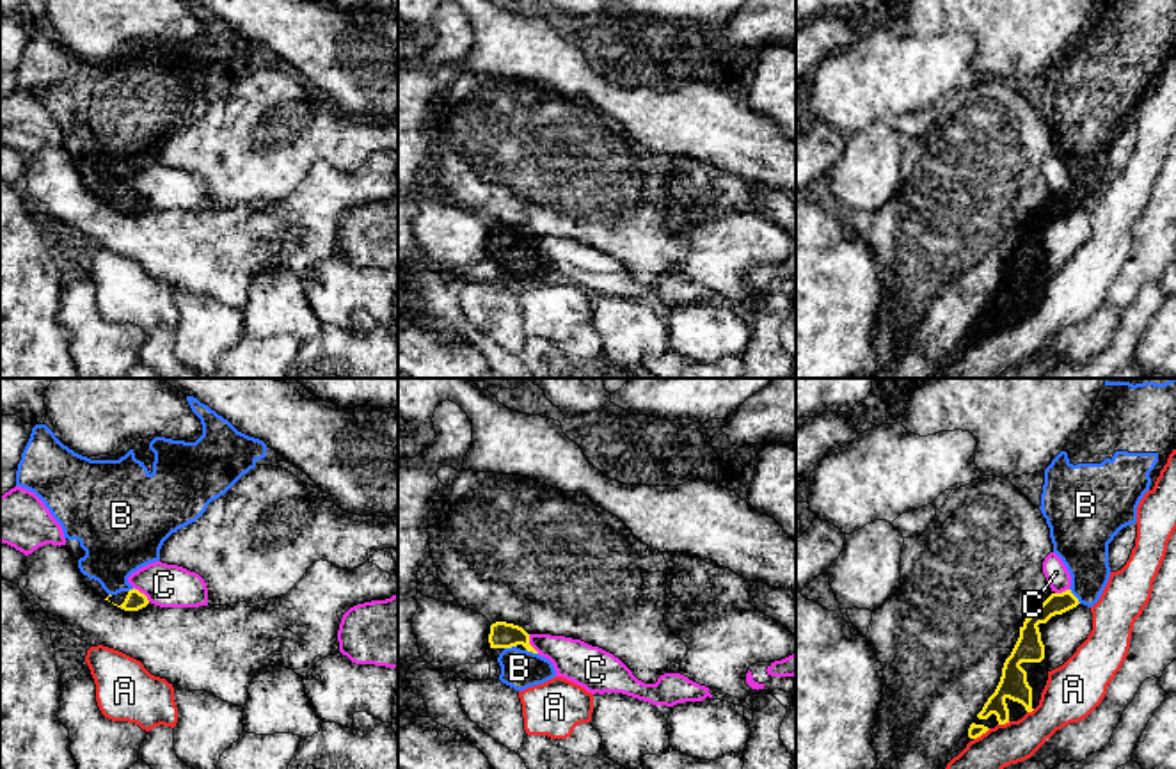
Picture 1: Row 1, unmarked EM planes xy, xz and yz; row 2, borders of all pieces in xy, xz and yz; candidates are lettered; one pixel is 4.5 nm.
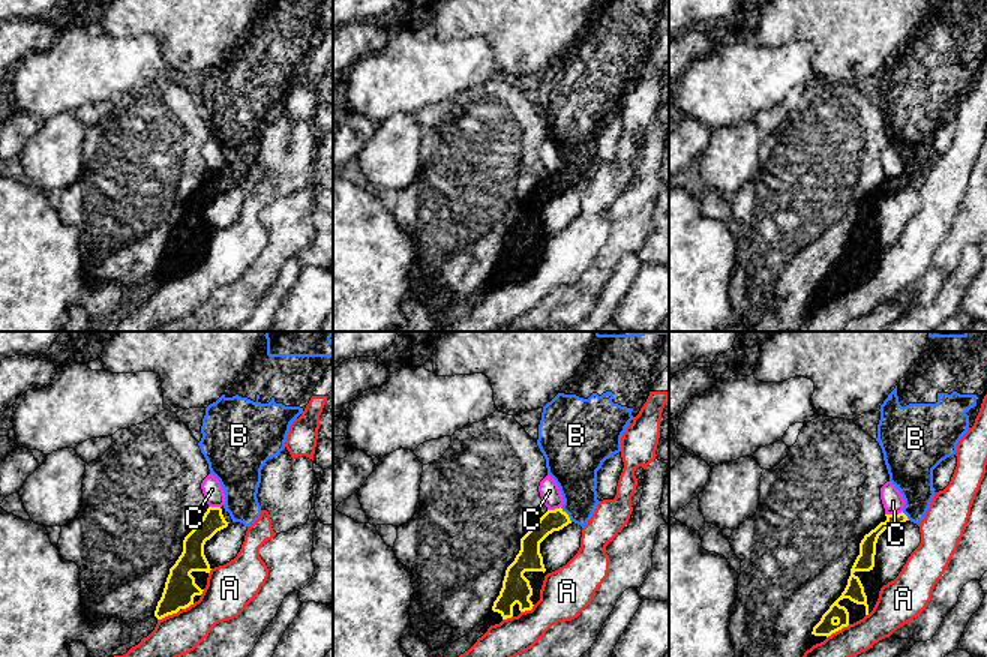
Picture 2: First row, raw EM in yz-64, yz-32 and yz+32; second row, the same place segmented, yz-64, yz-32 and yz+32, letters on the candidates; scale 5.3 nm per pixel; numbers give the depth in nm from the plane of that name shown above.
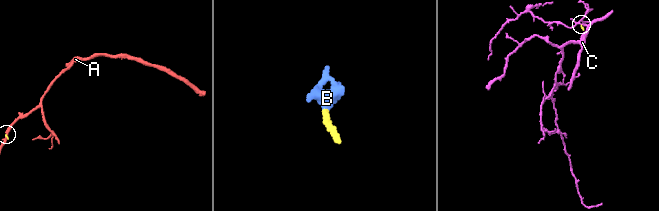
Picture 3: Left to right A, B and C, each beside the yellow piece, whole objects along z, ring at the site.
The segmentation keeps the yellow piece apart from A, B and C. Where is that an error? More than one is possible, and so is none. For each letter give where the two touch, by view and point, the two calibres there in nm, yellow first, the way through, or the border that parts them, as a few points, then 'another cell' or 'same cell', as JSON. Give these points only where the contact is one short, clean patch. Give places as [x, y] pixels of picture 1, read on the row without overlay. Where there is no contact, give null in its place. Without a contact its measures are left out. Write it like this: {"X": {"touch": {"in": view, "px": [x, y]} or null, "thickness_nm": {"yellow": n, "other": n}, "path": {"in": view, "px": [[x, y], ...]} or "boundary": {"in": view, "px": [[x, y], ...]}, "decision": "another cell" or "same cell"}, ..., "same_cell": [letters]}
{"A": {"touch": {"in": "yz", "px": [981, 336]}, "thickness_nm": {"yellow": 60, "other": 220}, "decision": "another cell"}, "B": {"touch": {"in": "yz", "px": [1073, 198]}, "thickness_nm": {"yellow": 100, "other": 240}, "path": {"in": "yz", "px": [[1057, 205], [1073, 198], [1082, 189], [1082, 144]]}, "decision": "same cell"}, "C": {"touch": {"in": "xz", "px": [528, 245]}, "thickness_nm": {"yellow": 120, "other": 190}, "boundary": {"in": "xz", "px": [[528, 237], [528, 244], [539, 254]]}, "decision": "another cell"}, "same_cell": ["B"]}

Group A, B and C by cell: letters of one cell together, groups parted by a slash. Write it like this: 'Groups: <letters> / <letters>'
Groups: A / B / C

